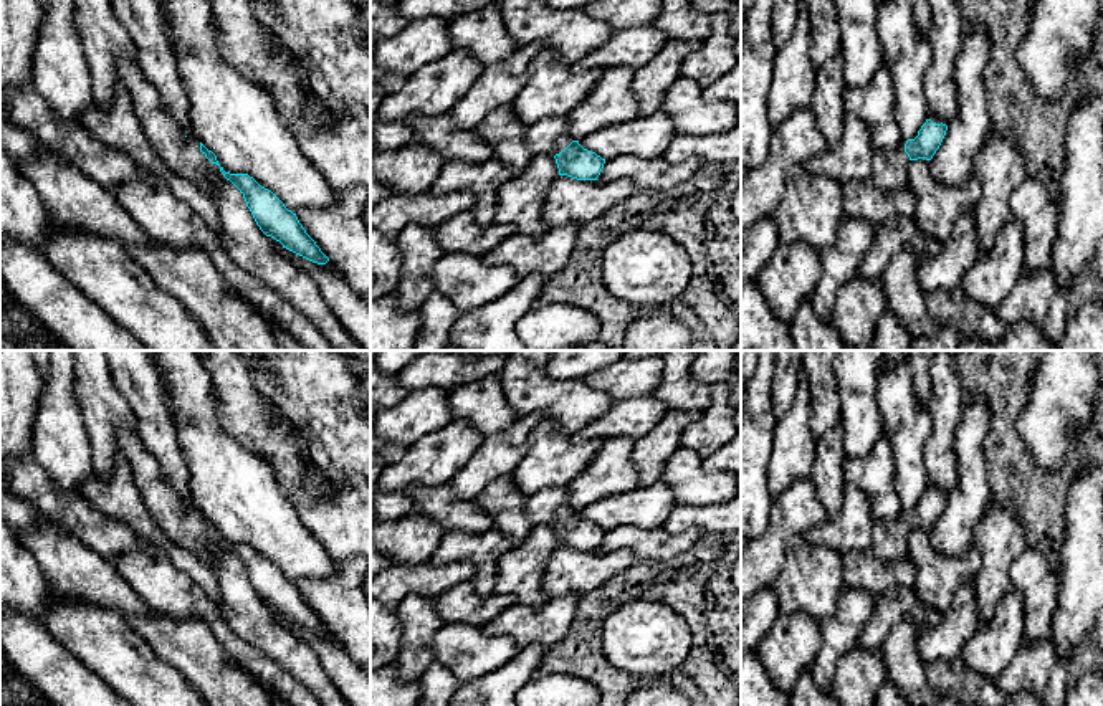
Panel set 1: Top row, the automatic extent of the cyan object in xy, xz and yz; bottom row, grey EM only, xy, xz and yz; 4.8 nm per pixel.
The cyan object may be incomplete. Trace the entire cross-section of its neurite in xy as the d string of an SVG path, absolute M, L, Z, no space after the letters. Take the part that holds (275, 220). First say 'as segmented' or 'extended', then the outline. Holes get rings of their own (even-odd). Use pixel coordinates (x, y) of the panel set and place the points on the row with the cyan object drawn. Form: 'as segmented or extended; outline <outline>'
extended; outline M121 60L117 73L119 81L131 94L134 114L149 142L180 177L193 182L210 197L215 180L230 180L243 193L246 207L266 236L313 263L326 265L329 261L306 233L296 213L288 210L271 190L261 187L248 174L225 172L212 150L198 139L185 136L182 127L165 112L157 89L146 79L137 61Z

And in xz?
extended; outline M566 116L542 119L528 127L526 147L532 155L549 154L556 159L559 175L577 180L597 180L605 159L584 149L567 136Z

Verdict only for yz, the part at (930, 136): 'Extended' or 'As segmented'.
Extended

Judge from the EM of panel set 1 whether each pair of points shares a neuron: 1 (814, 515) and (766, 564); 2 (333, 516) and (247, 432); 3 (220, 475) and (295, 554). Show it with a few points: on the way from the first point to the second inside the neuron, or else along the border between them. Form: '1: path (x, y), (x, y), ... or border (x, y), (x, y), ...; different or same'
1: path (799, 518), (769, 549); same
2: path (306, 501), (291, 486), (290, 470), (273, 450); same
3: path (238, 495), (278, 534); same

